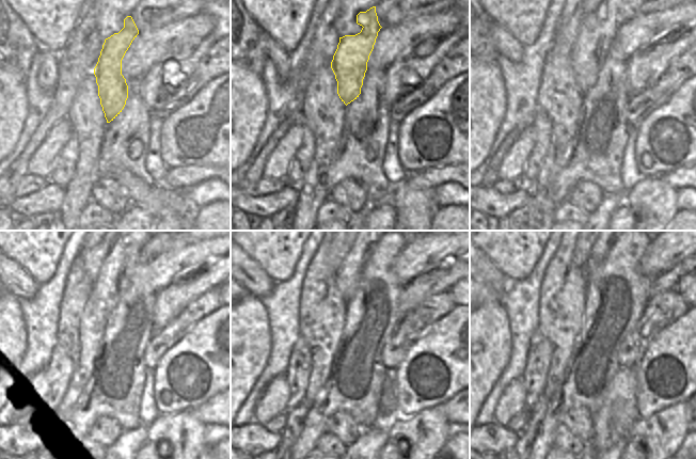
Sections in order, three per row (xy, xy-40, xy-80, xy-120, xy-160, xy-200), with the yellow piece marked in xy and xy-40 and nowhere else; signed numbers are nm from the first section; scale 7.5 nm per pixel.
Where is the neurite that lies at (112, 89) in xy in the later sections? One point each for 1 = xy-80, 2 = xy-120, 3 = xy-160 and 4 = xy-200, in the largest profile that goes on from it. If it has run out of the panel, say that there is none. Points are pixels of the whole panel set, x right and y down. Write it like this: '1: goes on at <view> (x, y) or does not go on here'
1: goes on at xy-80 (598, 29)
2: goes on at xy-120 (119, 266)
3: goes on at xy-160 (347, 279)
4: goes on at xy-200 (599, 252)

